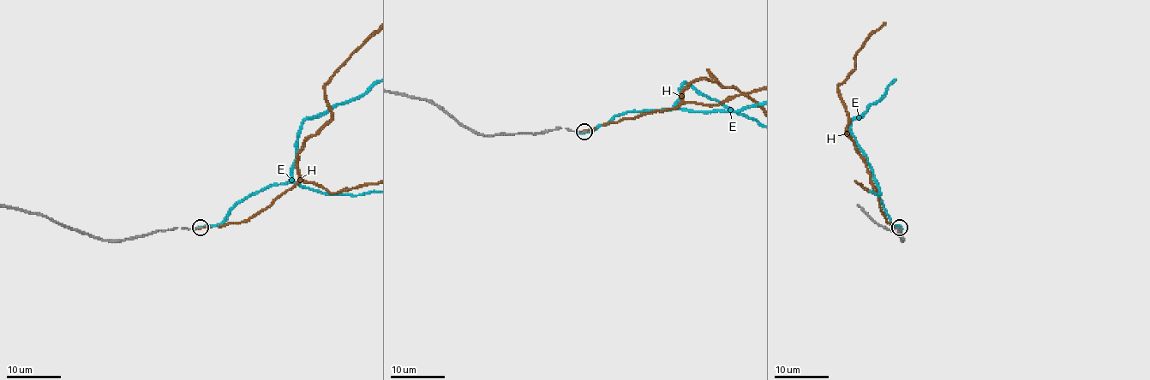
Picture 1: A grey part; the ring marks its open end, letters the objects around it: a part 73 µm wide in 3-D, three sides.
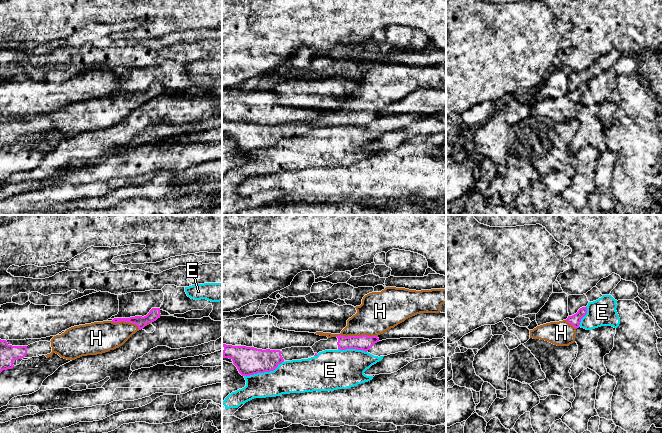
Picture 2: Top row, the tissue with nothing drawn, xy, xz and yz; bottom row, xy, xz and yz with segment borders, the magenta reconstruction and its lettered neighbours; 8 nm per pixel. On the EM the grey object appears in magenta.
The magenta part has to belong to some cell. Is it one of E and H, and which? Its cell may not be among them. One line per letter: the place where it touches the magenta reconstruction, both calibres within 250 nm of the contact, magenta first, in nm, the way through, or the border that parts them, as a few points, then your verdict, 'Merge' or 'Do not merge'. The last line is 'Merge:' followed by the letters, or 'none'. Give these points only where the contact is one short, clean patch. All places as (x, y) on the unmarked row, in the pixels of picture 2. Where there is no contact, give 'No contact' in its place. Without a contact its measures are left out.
E: Touches magenta at xz (263, 148). Thickness 220 nm (magenta) against 260 nm. Do not merge
H: Touches magenta at xz (356, 112). Thickness 120 nm (magenta) against 300 nm. Path across: xz (364, 118), (356, 112), (377, 89). Merge
Merge: H

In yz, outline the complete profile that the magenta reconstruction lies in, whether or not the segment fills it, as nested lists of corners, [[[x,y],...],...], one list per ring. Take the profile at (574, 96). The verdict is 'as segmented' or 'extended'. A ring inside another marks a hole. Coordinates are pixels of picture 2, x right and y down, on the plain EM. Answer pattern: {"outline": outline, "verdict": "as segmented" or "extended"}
{"outline": [[[582,83],[566,96],[537,102],[530,106],[530,114],[545,116],[557,122],[569,122],[575,118],[576,105],[586,90],[587,83]]], "verdict": "extended"}

